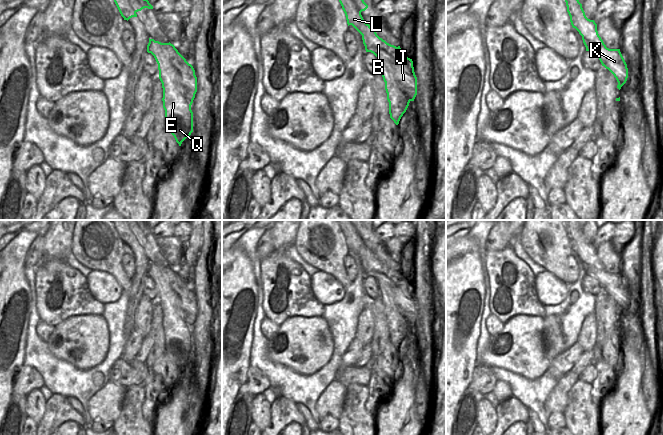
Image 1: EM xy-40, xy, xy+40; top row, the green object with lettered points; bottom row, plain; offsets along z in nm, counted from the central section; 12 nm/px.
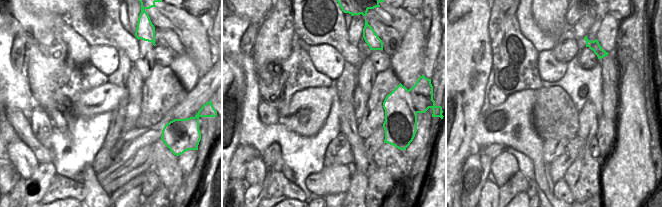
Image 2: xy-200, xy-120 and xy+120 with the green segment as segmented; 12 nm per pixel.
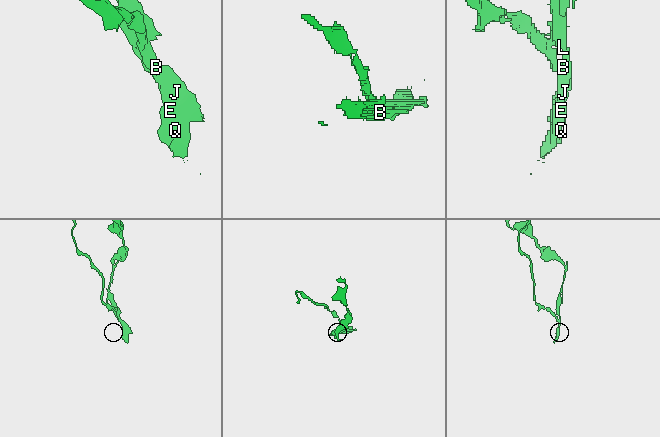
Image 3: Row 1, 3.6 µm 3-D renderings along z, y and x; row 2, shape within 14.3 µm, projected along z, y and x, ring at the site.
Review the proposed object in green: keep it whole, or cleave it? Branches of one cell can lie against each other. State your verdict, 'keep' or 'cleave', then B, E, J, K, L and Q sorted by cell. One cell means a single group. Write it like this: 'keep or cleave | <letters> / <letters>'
cleave | B J K L / E Q

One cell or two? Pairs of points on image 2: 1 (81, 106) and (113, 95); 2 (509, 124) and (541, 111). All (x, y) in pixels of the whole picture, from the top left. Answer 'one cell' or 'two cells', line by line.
1: one cell
2: two cells

